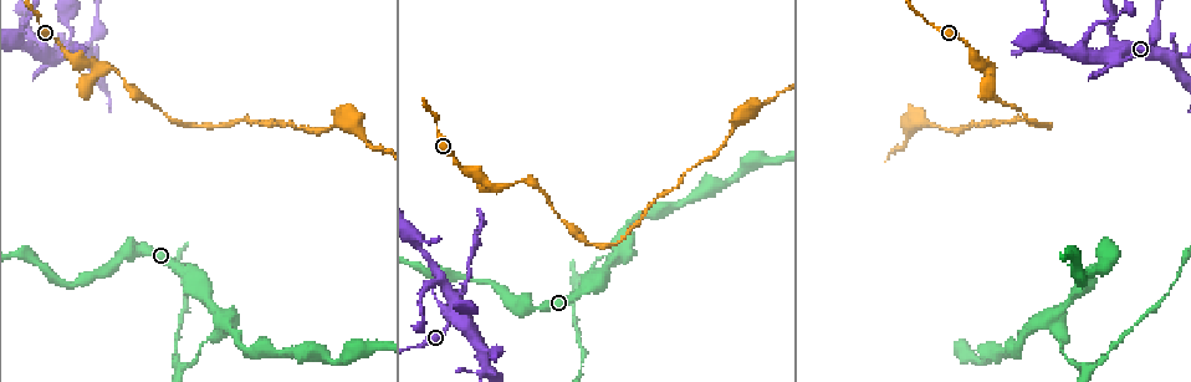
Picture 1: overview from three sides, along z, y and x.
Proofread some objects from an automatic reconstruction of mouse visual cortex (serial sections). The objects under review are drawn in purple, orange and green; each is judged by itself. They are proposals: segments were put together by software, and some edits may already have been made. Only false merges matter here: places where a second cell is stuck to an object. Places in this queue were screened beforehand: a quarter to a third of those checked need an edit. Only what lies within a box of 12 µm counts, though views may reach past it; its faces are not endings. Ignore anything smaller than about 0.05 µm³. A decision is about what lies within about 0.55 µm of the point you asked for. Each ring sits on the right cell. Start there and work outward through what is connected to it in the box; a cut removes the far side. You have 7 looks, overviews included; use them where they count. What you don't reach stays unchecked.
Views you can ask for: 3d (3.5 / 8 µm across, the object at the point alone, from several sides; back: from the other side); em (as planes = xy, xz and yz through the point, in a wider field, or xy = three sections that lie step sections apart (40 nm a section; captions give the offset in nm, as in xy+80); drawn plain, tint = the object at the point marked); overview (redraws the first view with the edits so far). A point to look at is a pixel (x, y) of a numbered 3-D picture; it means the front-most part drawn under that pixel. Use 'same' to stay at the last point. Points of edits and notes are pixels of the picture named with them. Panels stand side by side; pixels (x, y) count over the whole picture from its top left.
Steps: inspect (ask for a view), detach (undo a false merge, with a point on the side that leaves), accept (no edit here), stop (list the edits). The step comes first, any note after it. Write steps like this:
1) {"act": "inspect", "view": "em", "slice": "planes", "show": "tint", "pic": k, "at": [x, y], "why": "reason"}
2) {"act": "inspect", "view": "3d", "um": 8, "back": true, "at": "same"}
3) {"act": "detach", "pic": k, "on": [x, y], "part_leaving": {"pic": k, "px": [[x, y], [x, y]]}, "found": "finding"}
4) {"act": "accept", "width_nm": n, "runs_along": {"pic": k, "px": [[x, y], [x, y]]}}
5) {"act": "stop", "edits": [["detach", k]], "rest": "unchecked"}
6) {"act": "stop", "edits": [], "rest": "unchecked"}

{"act": "inspect", "view": "3d", "um": 3.5, "pic": 1, "at": [1109, 54], "why": "sharp bend"}

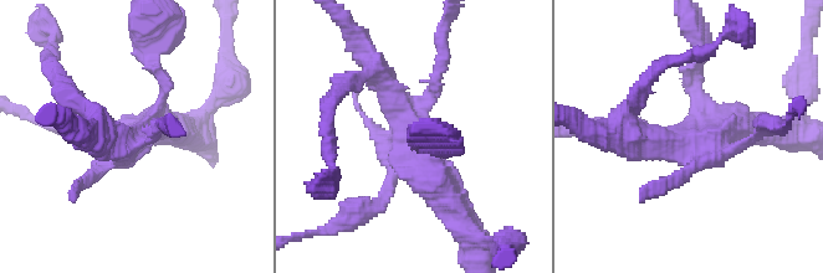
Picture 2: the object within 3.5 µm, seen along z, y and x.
{"act": "inspect", "view": "em", "slice": "xy", "step": 5, "show": "tint", "pic": 2, "at": [403, 136], "why": "shape alone is not enough"}

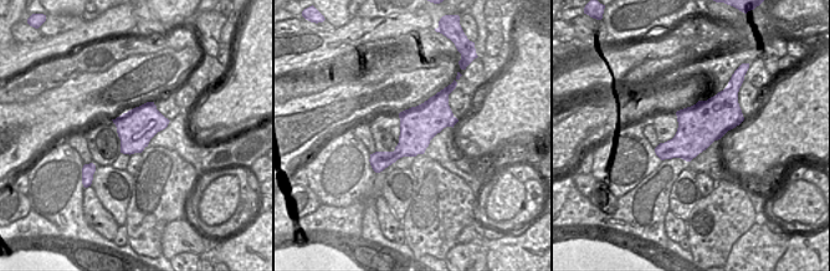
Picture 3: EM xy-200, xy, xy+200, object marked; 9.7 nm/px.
{"act": "accept", "runs_along": {"pic": 3, "px": [[445, 92], [415, 134], [377, 168]]}, "found": "all the same cell"}

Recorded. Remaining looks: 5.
{"act": "inspect", "view": "3d", "um": 3.5, "pic": 1, "at": [419, 244], "why": "thick turns thin"}

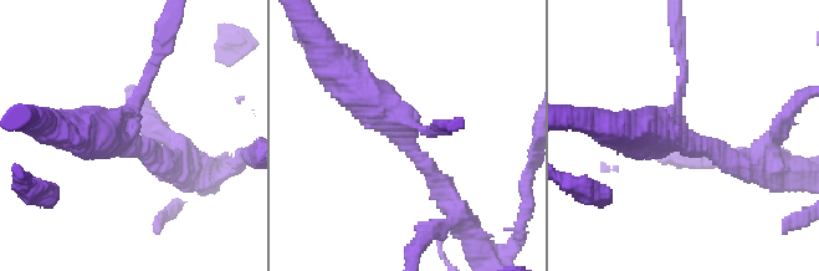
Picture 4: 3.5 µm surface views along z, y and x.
{"act": "inspect", "view": "em", "slice": "planes", "show": "tint", "pic": 4, "at": [405, 139], "arms": 3, "arm_widths_nm": [150, 300, 500], "why": "need the tissue"}

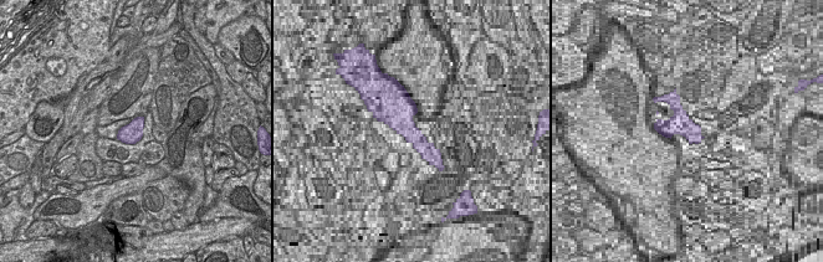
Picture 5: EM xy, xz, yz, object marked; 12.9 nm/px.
{"act": "accept", "found": "continuous, no second cell"}

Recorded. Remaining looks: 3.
{"act": "inspect", "view": "3d", "um": 3.5, "pic": 1, "at": [223, 315], "why": "a narrow waist"}

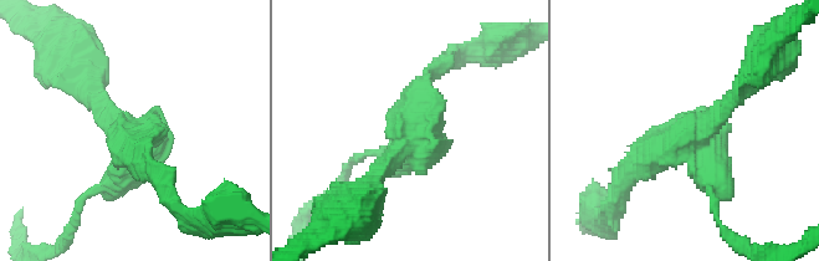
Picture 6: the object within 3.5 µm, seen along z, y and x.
{"act": "inspect", "view": "em", "slice": "planes", "show": "tint", "pic": 6, "at": [415, 143]}

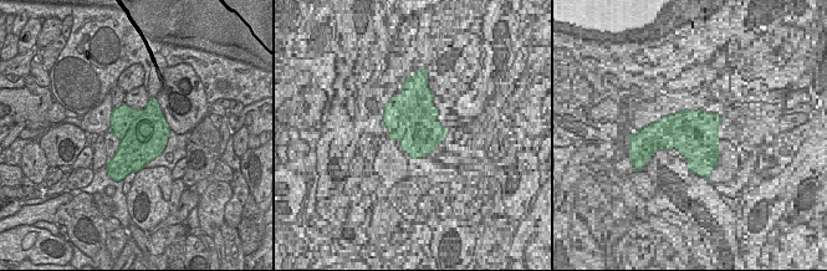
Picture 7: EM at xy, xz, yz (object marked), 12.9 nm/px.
{"act": "detach", "pic": 6, "on": [713, 189], "width_nm": 650, "border": {"pic": 7, "px": [[143, 111], [129, 126], [121, 141]]}, "found": "two cells meet here"}

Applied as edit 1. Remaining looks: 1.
{"act": "stop", "edits": [["detach", 6]], "rest": "unchecked"}

